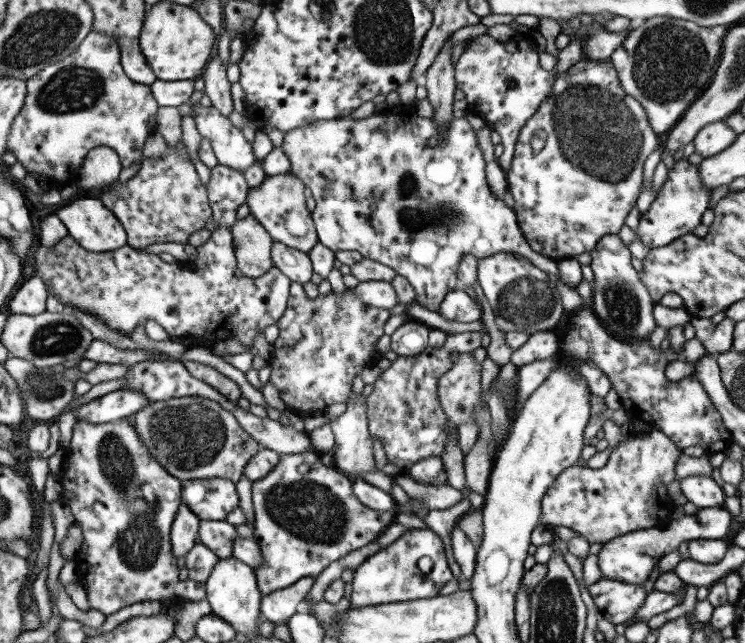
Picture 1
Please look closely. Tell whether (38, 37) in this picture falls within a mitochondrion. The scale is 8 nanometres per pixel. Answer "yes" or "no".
yes

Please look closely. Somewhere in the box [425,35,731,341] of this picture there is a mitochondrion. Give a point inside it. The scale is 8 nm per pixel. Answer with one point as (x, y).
(598, 133)

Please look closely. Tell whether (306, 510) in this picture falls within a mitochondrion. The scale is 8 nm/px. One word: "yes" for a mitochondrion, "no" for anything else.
yes

